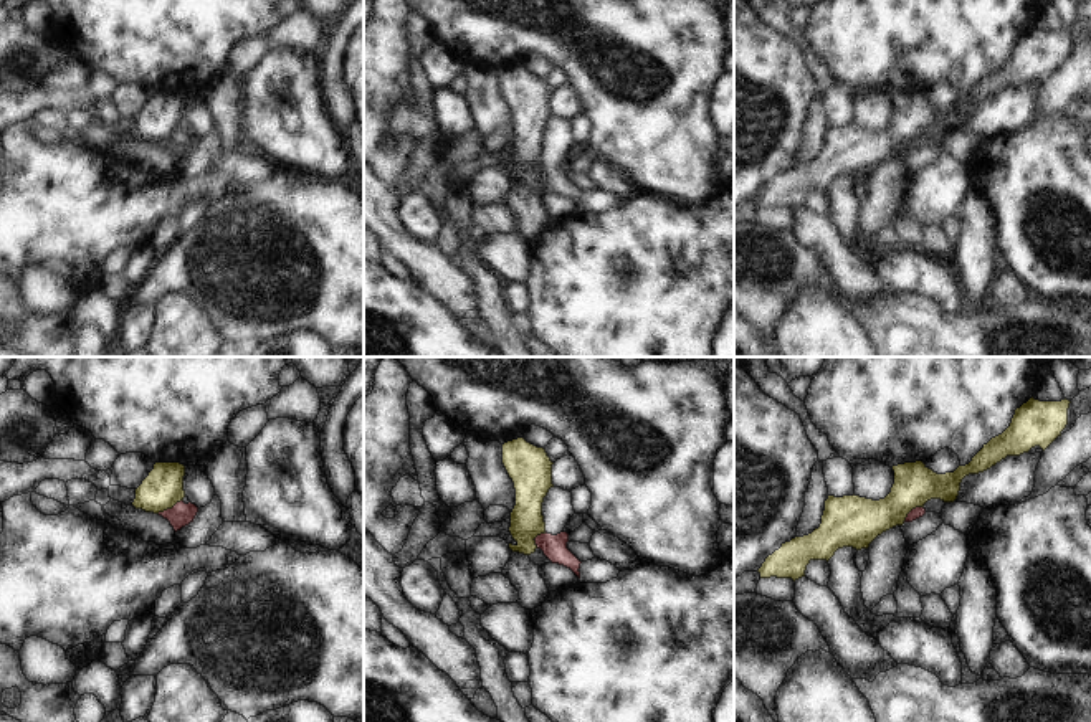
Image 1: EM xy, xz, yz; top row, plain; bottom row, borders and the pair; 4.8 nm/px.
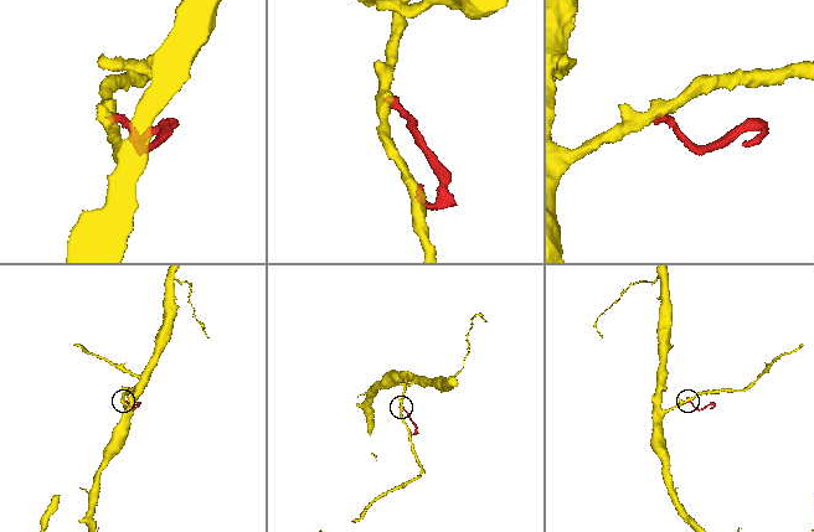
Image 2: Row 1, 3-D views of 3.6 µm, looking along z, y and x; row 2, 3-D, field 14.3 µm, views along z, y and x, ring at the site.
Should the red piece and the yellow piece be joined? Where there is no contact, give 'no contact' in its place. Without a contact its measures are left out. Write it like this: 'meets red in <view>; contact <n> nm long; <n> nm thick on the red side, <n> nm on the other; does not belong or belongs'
meets red in xy; contact 140 nm long; 110 nm thick on the red side, 190 nm on the other; does not belong

